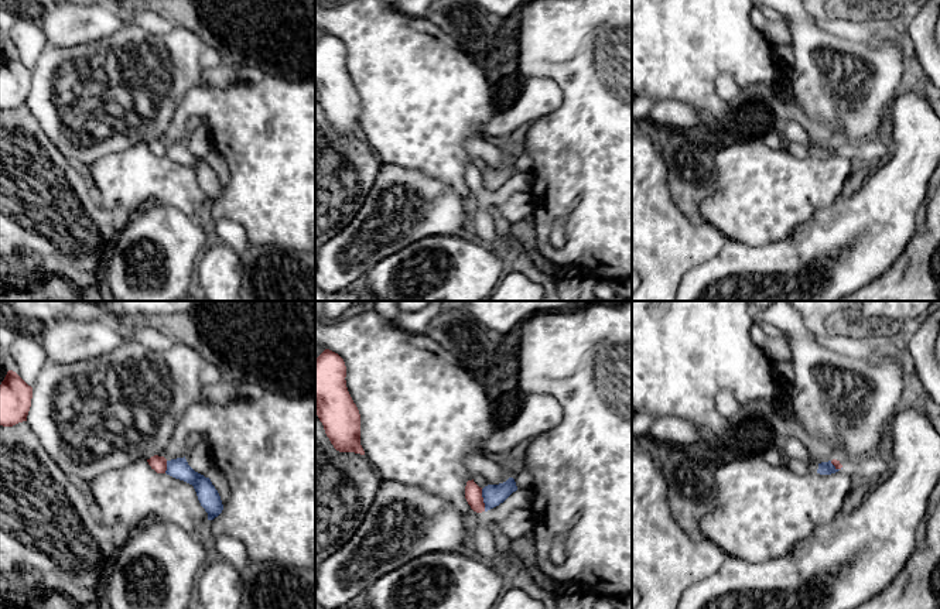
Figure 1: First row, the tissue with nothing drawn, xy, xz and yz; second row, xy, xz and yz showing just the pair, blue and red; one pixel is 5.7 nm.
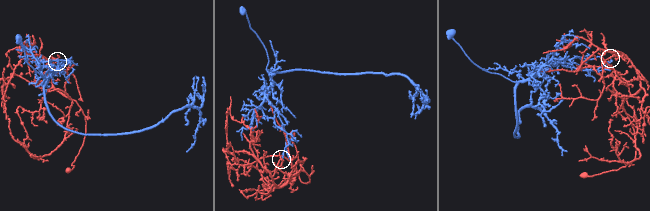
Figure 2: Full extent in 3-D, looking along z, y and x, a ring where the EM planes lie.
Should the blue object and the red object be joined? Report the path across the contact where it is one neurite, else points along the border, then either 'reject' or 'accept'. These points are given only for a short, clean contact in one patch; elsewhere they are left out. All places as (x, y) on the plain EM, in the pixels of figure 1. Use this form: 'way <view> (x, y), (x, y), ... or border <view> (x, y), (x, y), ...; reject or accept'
reject

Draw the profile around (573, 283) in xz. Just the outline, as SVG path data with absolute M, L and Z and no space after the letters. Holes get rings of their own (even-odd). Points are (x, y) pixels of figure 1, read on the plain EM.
M577 266L560 268L557 277L558 301L597 301L594 287L598 280Z

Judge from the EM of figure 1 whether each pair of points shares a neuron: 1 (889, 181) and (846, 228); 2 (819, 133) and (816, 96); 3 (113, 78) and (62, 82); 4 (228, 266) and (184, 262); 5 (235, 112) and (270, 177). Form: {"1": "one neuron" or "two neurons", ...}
{"1": "one neuron", "2": "two neurons", "3": "one neuron", "4": "two neurons", "5": "one neuron"}

